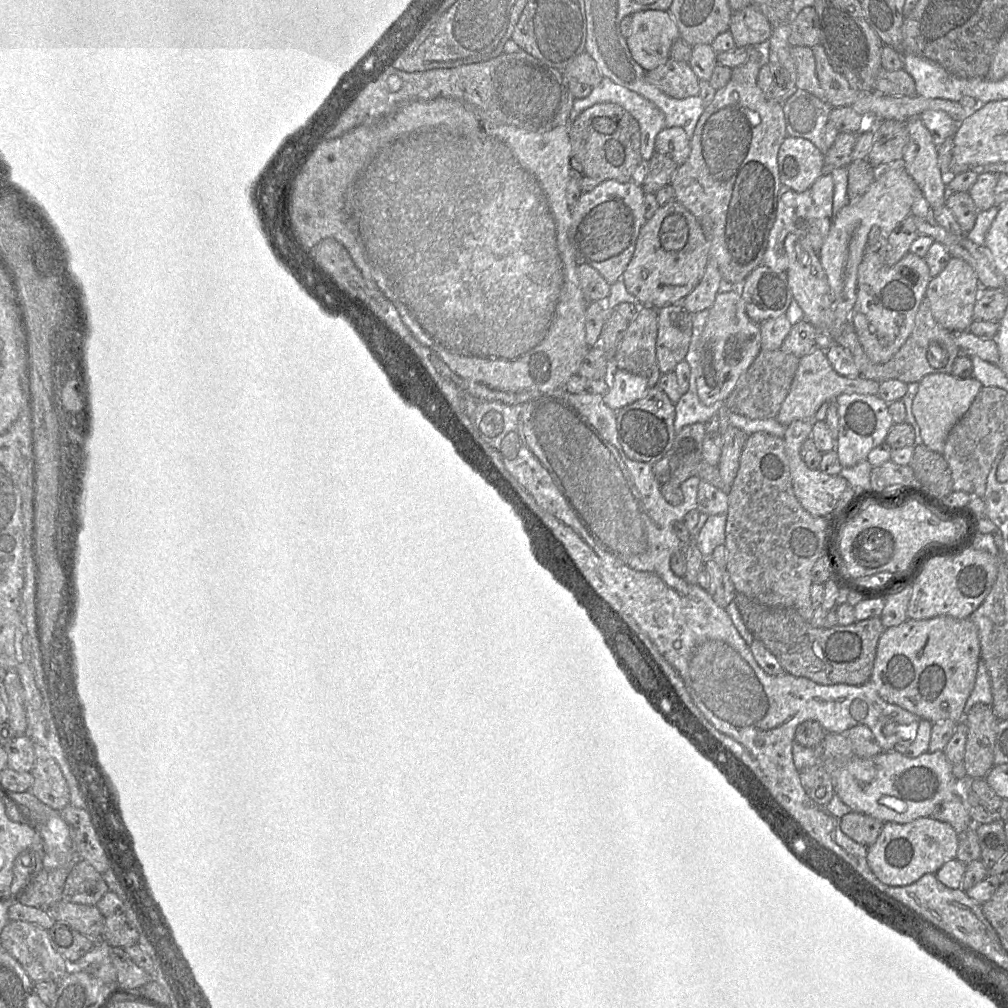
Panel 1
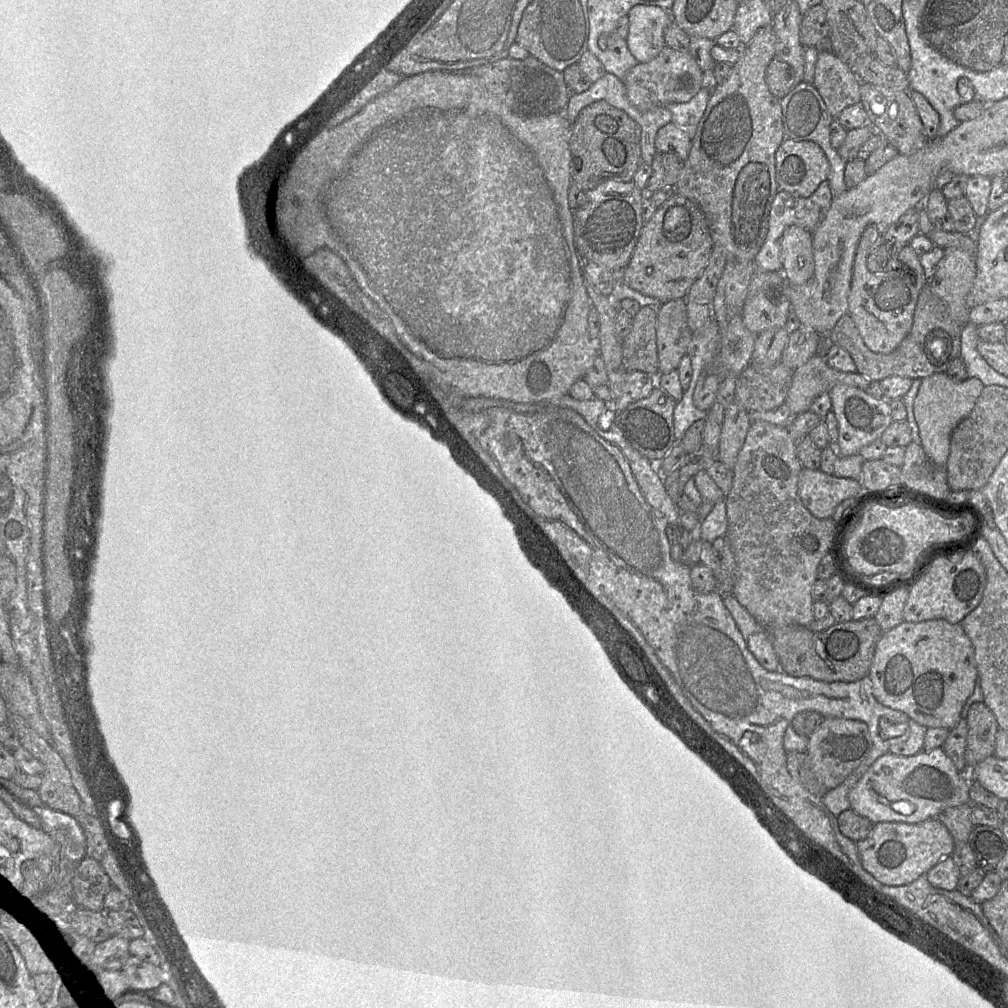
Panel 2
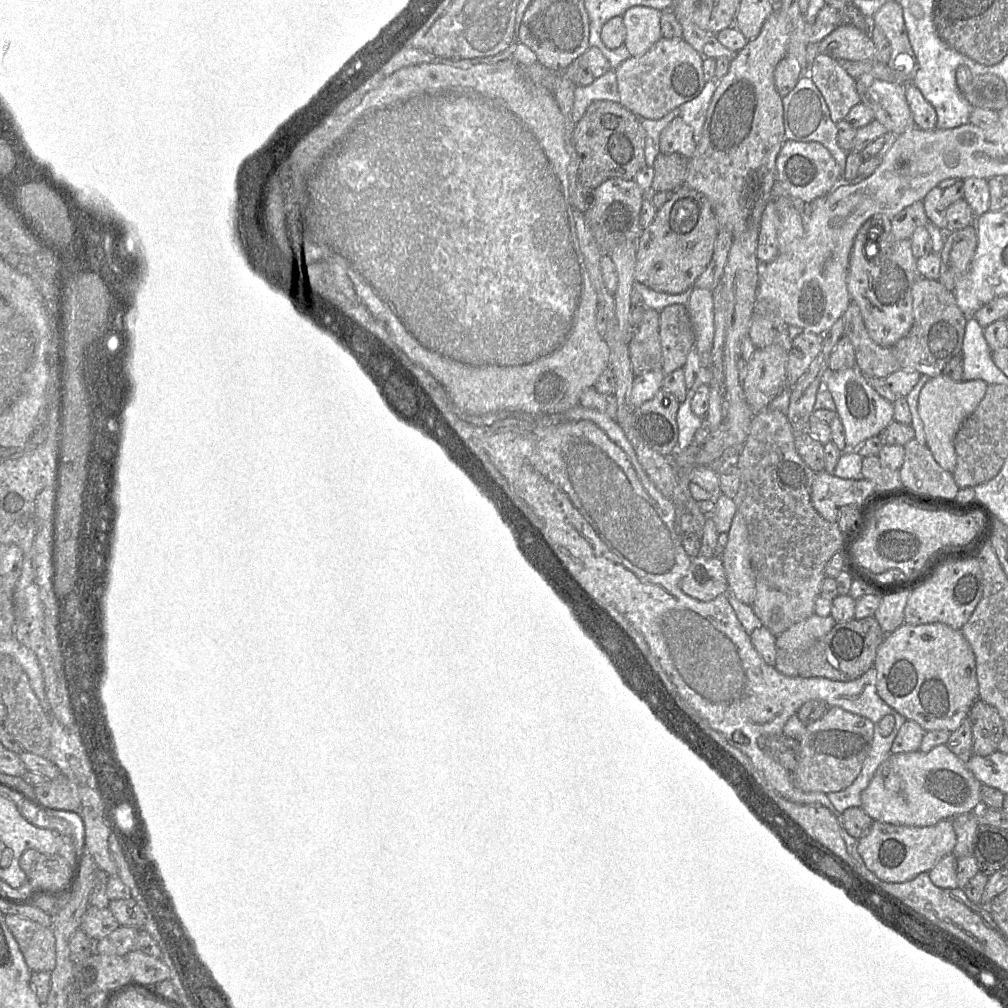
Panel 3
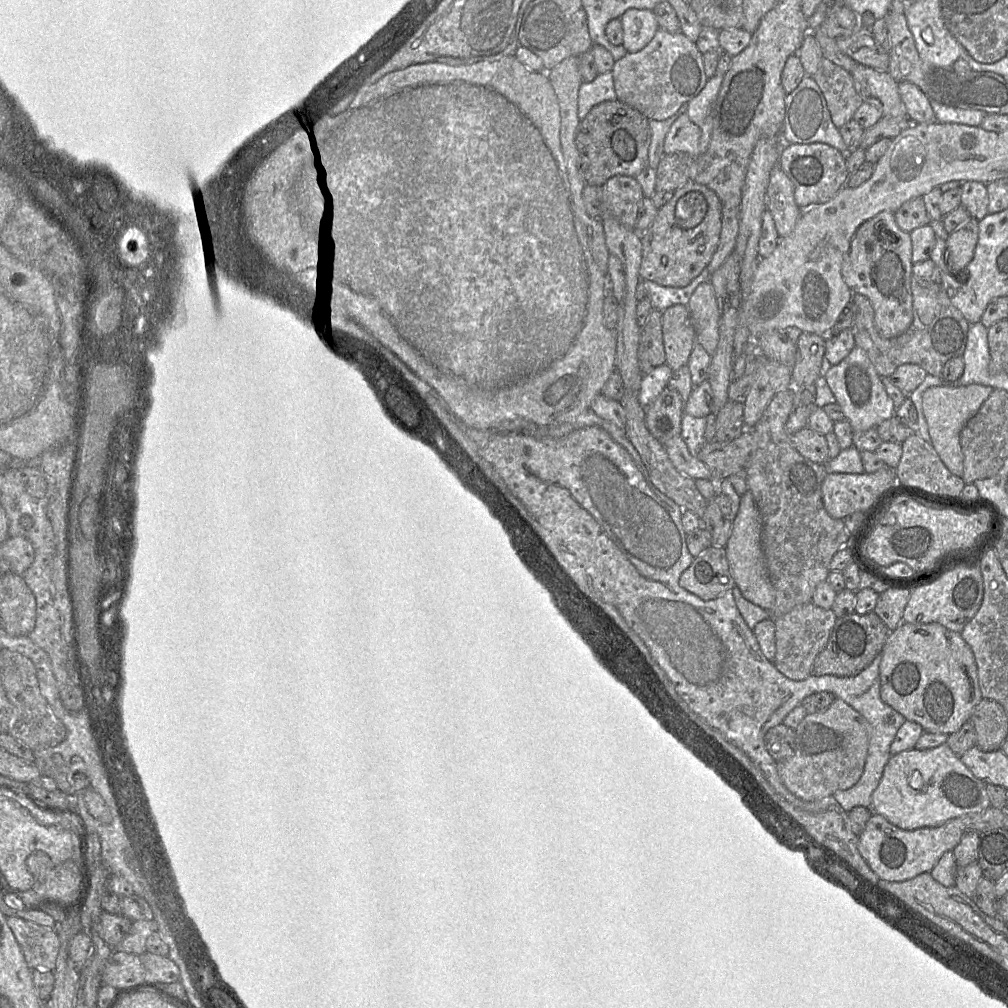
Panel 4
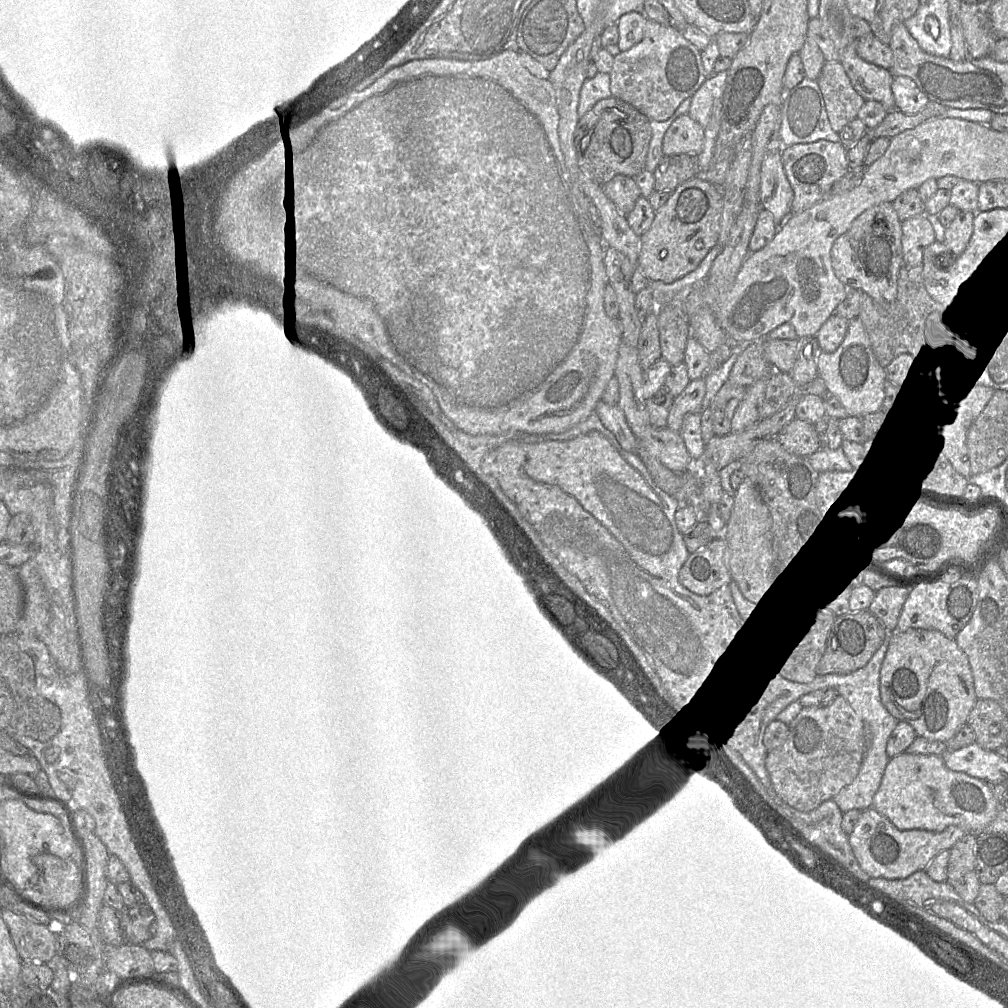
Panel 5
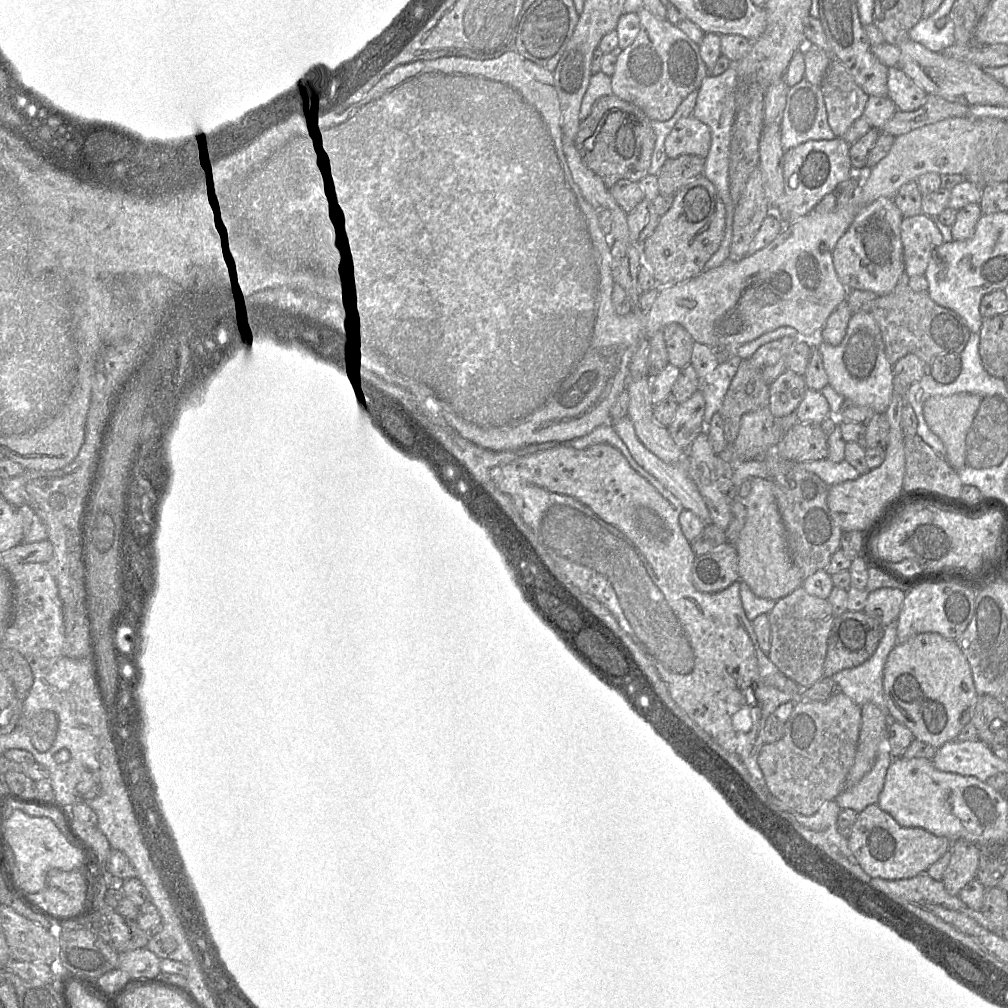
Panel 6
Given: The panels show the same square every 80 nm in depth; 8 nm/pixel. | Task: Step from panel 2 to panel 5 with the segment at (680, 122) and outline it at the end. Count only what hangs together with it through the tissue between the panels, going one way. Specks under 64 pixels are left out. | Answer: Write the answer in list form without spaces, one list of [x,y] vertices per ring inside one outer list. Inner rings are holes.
[[[727,71],[707,76],[704,83],[691,97],[688,115],[698,122],[704,131],[703,147],[696,157],[699,171],[706,170],[713,157],[722,116],[726,78]]]

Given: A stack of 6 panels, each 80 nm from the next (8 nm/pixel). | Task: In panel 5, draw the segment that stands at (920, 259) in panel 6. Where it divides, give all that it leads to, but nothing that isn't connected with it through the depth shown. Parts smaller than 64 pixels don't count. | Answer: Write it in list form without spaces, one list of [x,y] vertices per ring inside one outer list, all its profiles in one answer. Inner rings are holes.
[[[919,214],[902,222],[902,251],[904,265],[908,268],[923,263],[924,250],[936,241],[927,214]]]

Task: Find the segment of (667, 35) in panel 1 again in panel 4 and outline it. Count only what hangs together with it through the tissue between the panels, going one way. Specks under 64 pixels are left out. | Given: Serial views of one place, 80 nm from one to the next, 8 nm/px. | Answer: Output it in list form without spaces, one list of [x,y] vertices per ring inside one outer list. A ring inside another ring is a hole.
[[[629,9],[620,19],[623,27],[622,46],[628,53],[642,50],[659,29],[656,17],[651,10]]]

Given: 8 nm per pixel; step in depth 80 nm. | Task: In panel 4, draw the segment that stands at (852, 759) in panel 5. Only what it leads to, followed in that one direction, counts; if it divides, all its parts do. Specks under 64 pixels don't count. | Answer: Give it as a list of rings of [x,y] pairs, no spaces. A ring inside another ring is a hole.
[[[834,698],[831,705],[818,713],[807,714],[795,729],[794,752],[787,759],[777,762],[779,776],[786,788],[797,798],[804,801],[820,800],[831,796],[837,790],[846,790],[860,779],[870,740],[867,720],[840,698]]]

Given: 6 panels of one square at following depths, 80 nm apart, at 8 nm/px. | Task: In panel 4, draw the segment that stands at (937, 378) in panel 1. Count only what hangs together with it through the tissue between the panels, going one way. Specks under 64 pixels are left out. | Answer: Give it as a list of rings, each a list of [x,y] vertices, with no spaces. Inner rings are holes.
[[[981,384],[967,386],[947,385],[927,388],[922,396],[922,411],[928,425],[930,443],[941,461],[951,473],[962,477],[963,453],[960,446],[960,433],[967,421],[972,418],[983,402],[989,397],[993,388]]]

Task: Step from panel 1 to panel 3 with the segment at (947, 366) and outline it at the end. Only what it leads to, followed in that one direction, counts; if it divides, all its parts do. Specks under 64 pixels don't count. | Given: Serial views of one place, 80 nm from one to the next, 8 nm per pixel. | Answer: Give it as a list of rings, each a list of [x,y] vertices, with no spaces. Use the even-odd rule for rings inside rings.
[[[919,277],[912,289],[913,324],[909,332],[892,346],[876,344],[869,336],[860,309],[850,301],[842,315],[843,335],[852,343],[855,366],[865,377],[886,378],[899,370],[914,370],[921,375],[936,377],[942,374],[946,364],[955,356],[961,356],[965,327],[969,316],[958,307],[953,292],[938,280]]]

